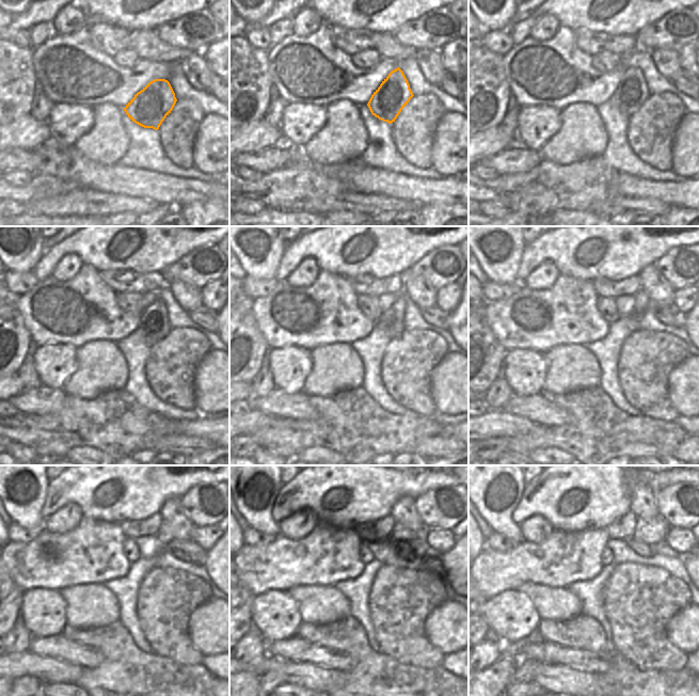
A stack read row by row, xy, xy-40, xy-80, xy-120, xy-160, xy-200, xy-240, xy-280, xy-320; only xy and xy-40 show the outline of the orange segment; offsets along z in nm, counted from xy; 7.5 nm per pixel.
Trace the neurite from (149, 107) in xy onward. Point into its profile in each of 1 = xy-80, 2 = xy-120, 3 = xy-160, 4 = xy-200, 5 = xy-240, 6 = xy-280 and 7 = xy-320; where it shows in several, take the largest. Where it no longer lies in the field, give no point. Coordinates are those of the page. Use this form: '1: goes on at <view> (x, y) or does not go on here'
1: goes on at xy-80 (632, 91)
2: goes on at xy-120 (155, 326)
3: goes on at xy-160 (392, 320)
4: goes on at xy-200 (641, 302)
5: goes on at xy-240 (164, 536)
6: goes on at xy-280 (406, 533)
7: goes on at xy-320 (653, 531)

